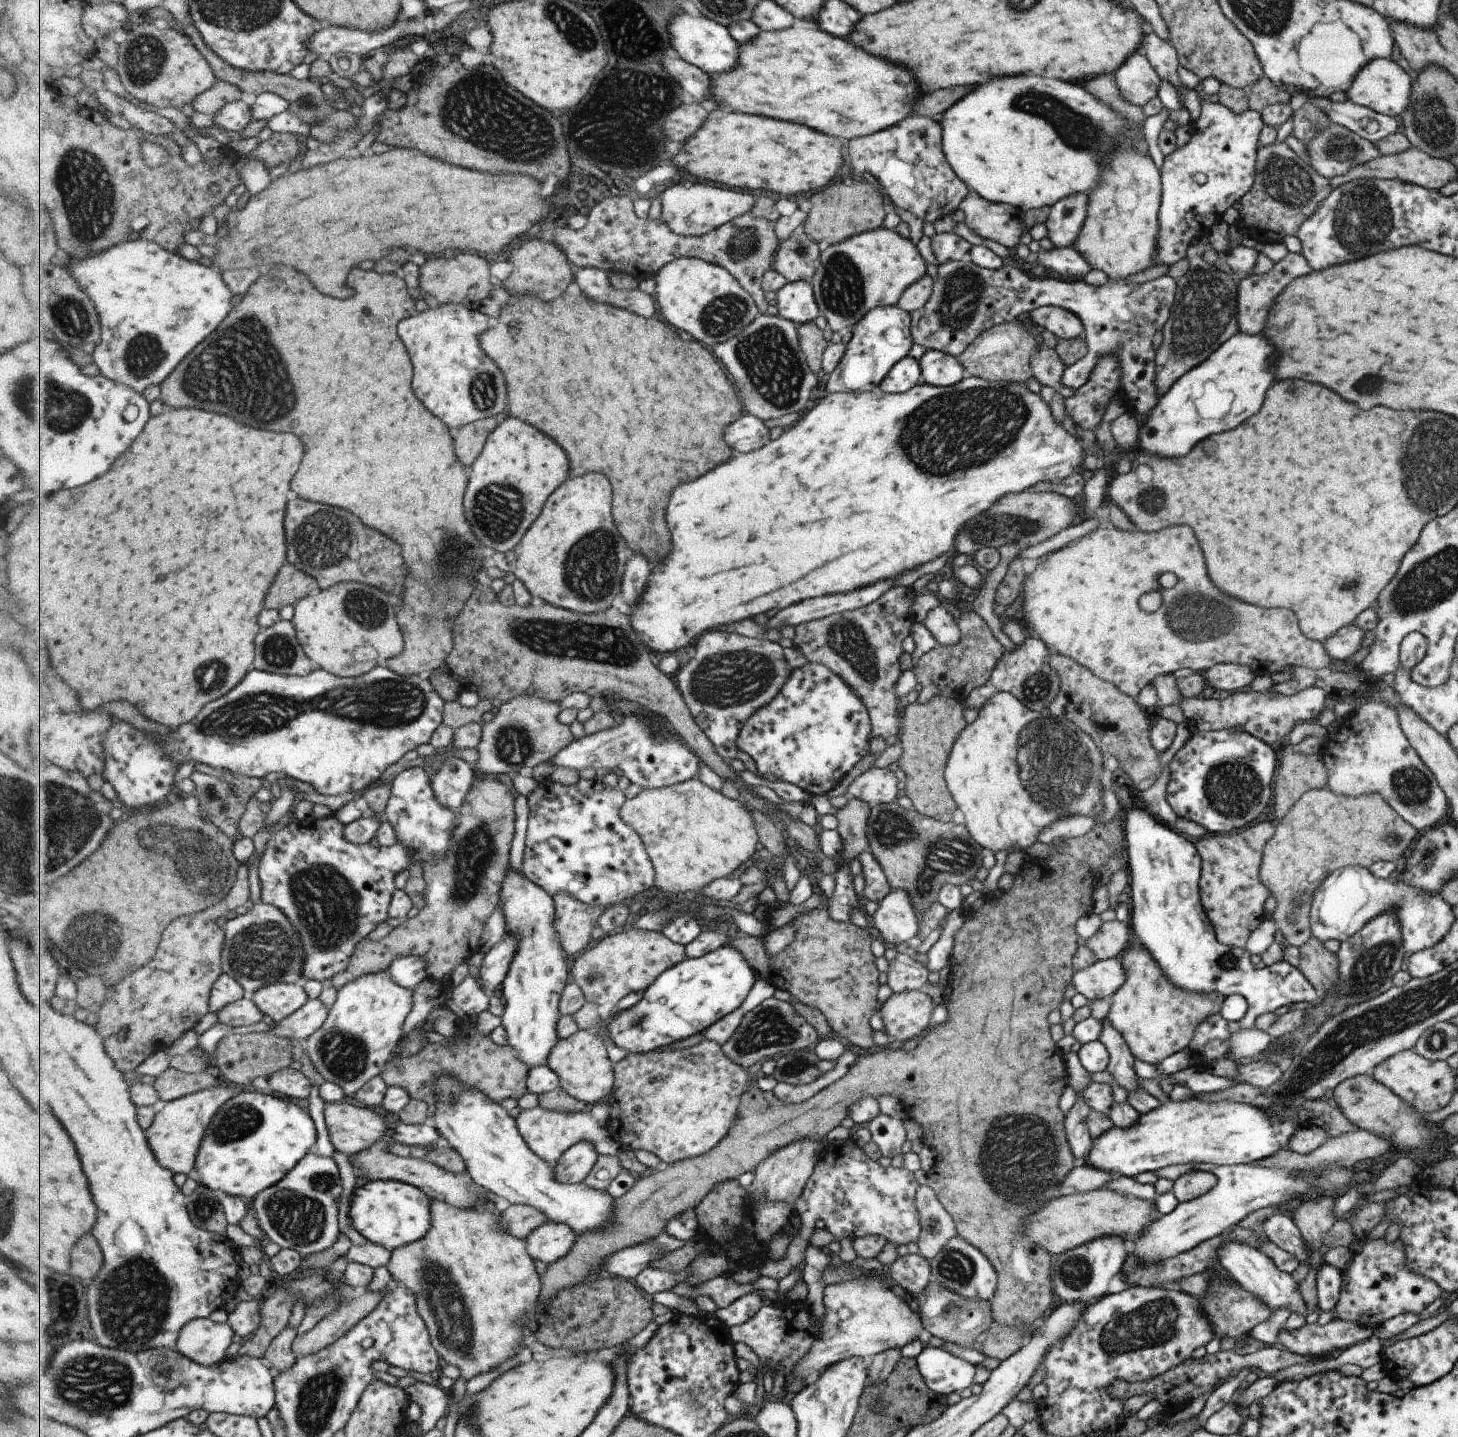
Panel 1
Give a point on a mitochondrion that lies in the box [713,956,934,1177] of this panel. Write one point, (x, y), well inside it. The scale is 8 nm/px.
(768, 1026)

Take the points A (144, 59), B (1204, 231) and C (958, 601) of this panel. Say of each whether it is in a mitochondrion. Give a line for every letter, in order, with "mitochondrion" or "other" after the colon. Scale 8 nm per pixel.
A: mitochondrion
B: other
C: other

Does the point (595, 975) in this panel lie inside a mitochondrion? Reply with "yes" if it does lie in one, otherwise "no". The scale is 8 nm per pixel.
yes

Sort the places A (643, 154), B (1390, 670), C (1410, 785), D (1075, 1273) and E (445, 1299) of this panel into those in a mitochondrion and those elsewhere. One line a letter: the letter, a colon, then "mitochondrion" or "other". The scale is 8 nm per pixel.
A: mitochondrion
B: other
C: mitochondrion
D: mitochondrion
E: mitochondrion

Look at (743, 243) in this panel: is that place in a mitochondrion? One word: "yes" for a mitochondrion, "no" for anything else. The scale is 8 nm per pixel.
yes

